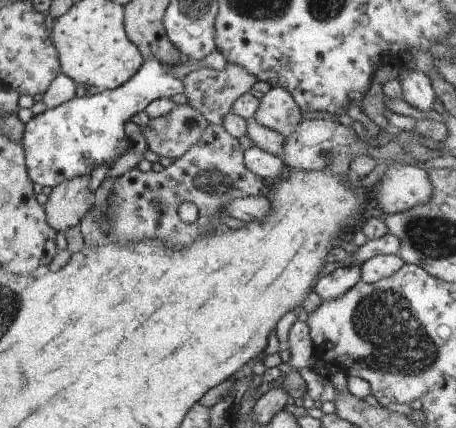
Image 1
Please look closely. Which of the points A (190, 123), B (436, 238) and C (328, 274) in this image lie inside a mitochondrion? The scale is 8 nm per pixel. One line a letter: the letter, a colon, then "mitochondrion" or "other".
A: mitochondrion
B: mitochondrion
C: other

